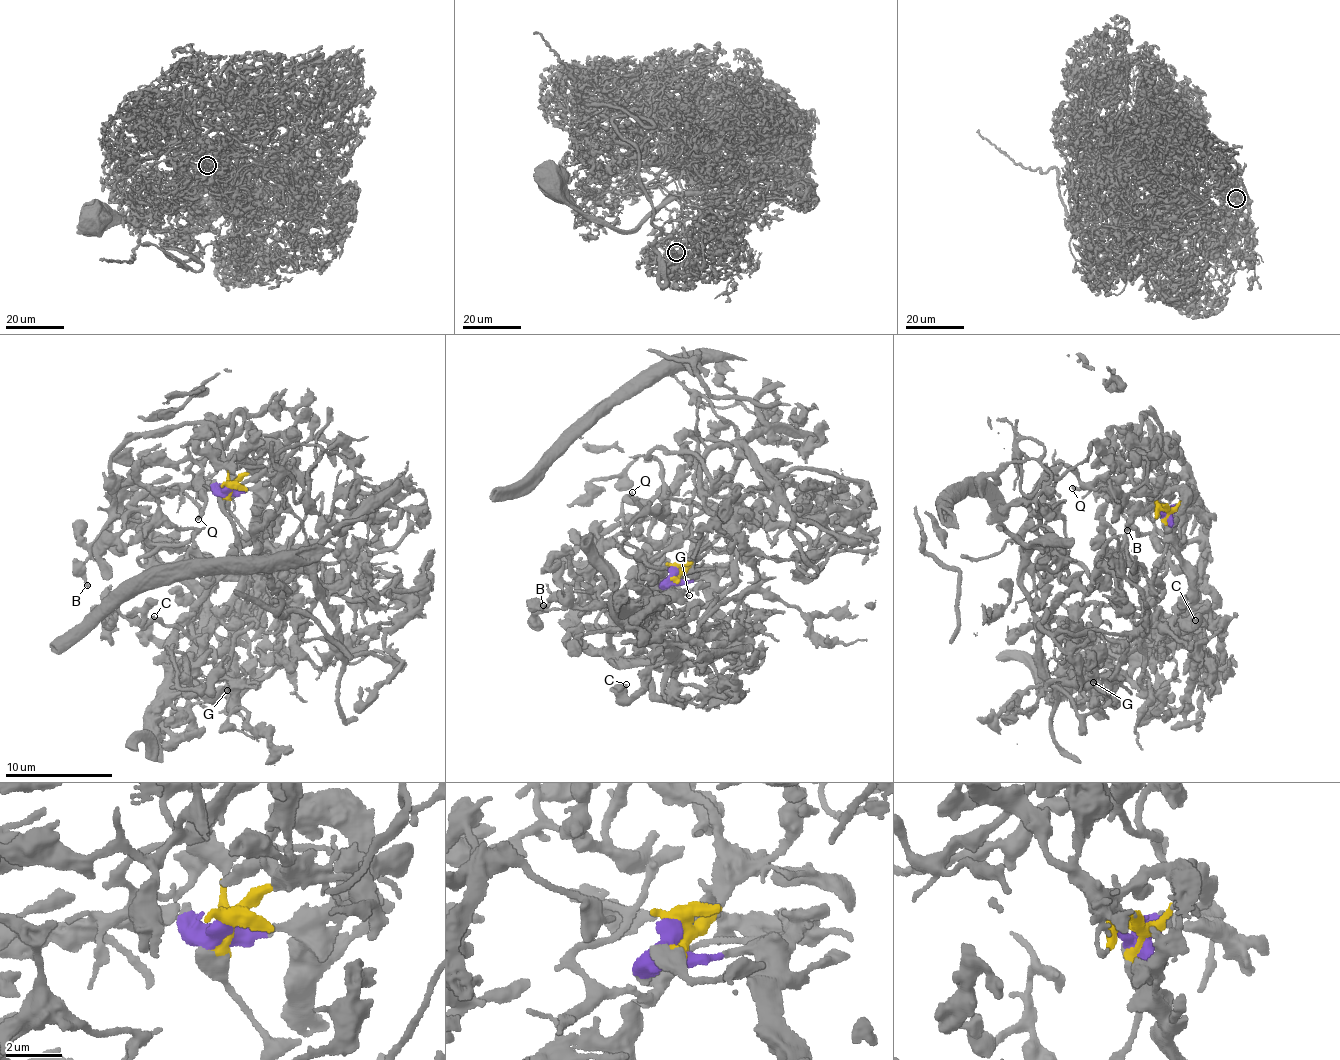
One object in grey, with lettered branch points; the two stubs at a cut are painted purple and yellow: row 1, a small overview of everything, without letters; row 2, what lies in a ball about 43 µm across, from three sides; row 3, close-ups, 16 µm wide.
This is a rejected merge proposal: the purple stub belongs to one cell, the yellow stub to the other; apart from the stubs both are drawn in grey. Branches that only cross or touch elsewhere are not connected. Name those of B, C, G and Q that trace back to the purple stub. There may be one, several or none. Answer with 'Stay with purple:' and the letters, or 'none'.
Stay with purple: C, G

